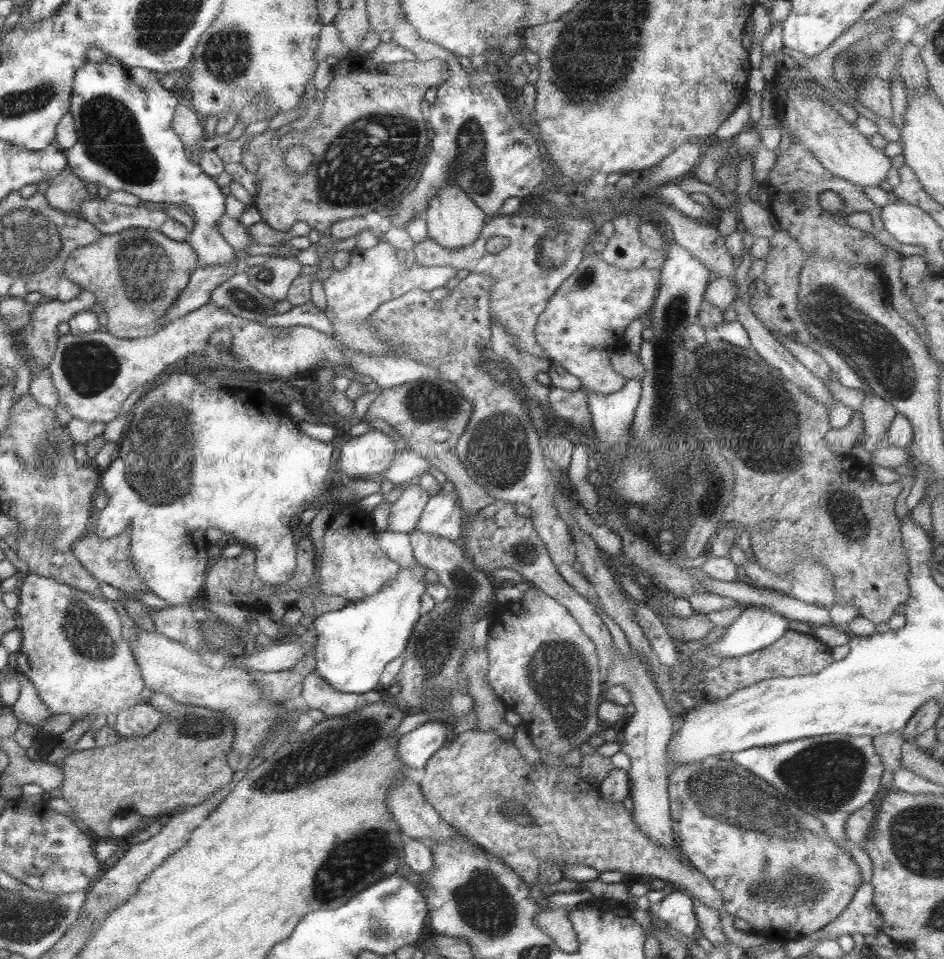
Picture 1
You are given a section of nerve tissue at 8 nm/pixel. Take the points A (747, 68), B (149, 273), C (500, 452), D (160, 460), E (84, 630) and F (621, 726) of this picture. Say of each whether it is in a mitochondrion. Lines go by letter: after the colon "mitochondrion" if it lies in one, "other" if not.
A: other
B: mitochondrion
C: mitochondrion
D: mitochondrion
E: mitochondrion
F: other

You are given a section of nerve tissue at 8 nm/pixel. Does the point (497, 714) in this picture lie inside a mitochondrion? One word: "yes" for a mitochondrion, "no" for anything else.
no

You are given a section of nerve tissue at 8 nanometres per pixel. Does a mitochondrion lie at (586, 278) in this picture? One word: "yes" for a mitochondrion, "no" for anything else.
yes

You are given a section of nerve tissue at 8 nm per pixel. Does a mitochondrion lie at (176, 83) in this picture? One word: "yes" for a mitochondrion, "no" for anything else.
no

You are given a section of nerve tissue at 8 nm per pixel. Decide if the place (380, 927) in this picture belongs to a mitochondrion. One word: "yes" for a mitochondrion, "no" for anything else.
yes

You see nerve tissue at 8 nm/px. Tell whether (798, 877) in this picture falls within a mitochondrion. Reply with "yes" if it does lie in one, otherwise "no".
yes

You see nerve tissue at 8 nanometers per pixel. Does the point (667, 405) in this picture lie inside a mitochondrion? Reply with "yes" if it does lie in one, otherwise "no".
yes

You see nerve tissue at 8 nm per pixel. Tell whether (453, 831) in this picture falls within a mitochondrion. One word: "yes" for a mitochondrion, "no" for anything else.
no

